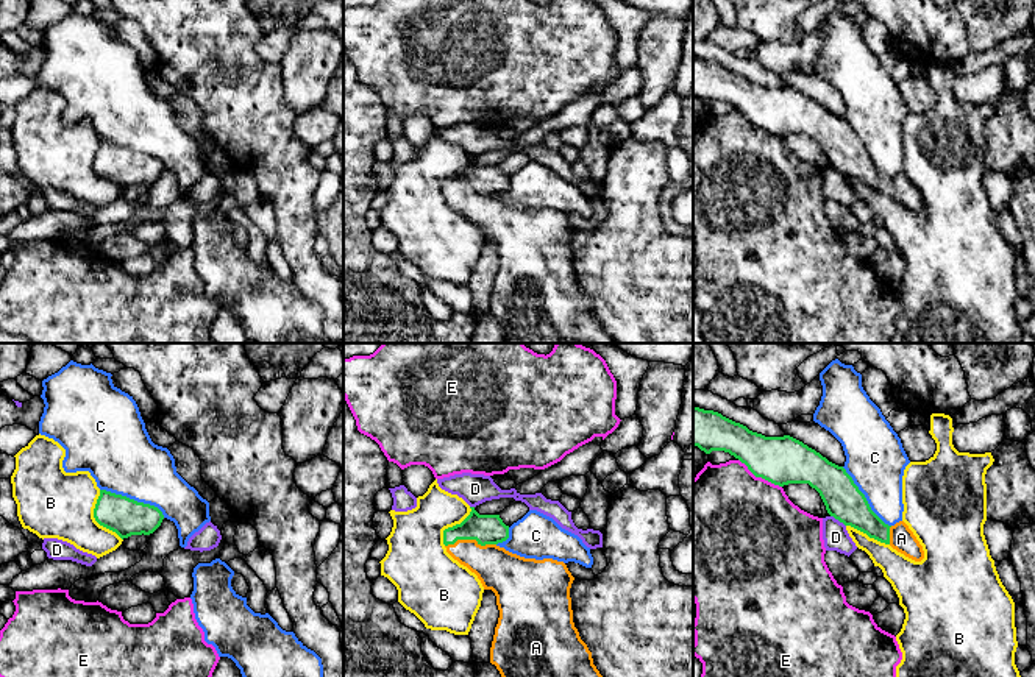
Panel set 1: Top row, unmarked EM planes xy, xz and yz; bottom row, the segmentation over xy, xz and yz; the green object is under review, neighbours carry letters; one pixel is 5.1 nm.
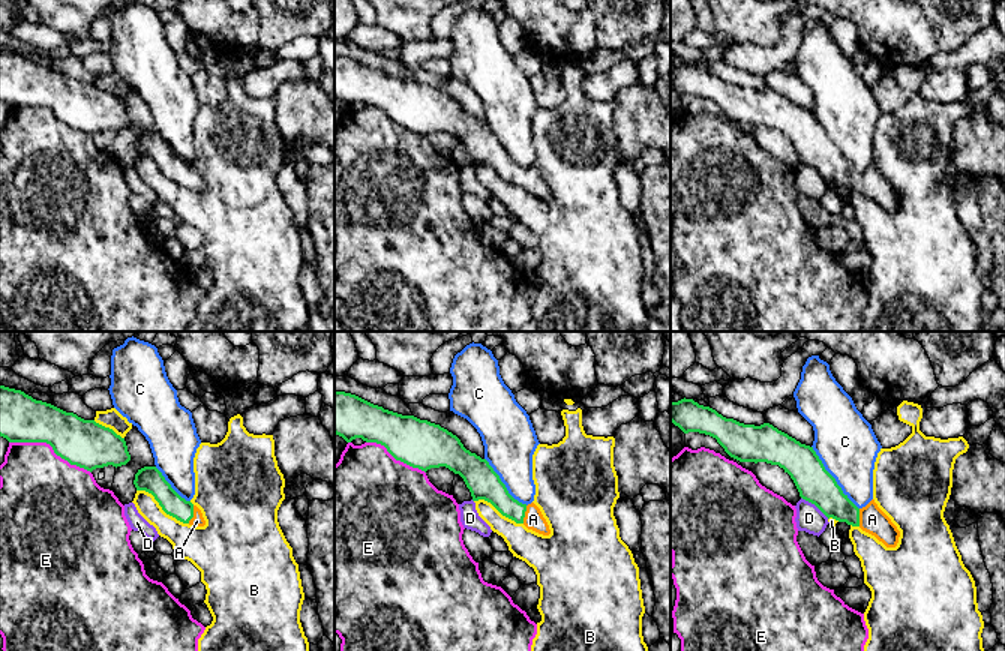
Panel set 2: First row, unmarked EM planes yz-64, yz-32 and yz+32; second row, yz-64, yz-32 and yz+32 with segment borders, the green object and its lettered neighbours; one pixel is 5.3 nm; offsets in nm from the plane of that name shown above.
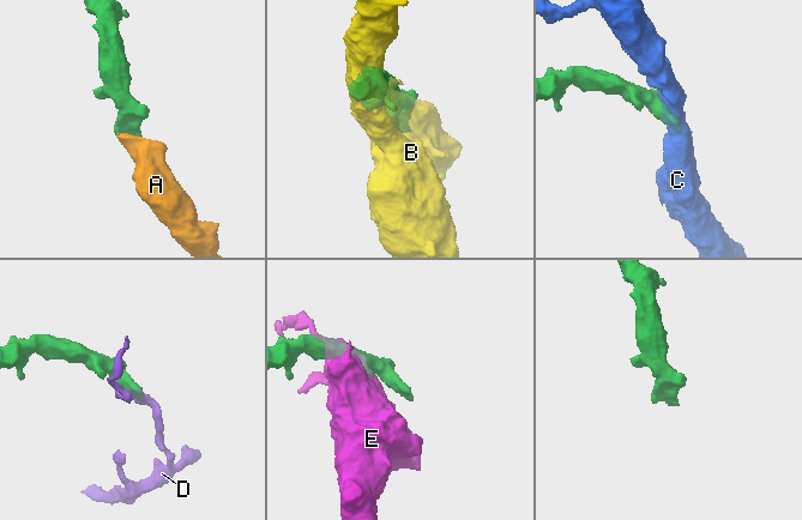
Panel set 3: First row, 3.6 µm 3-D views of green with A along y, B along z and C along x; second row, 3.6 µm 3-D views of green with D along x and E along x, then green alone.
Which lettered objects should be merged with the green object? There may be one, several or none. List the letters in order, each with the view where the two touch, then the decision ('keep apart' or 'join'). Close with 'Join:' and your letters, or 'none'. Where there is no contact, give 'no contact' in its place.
A: contact in xz; join
B: contact in xy; keep apart
C: contact in xy; keep apart
D: contact in yz; keep apart
E: contact in yz; keep apart
Join: A

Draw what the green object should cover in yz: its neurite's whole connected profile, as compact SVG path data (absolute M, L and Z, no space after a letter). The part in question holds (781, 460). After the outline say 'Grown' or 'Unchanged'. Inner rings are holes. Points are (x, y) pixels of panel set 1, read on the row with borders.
M693 407L693 446L706 454L729 452L756 477L779 487L809 484L820 493L827 513L845 526L890 544L915 562L924 558L923 546L904 521L885 524L843 466L790 435L765 437L718 412Z. Grown

